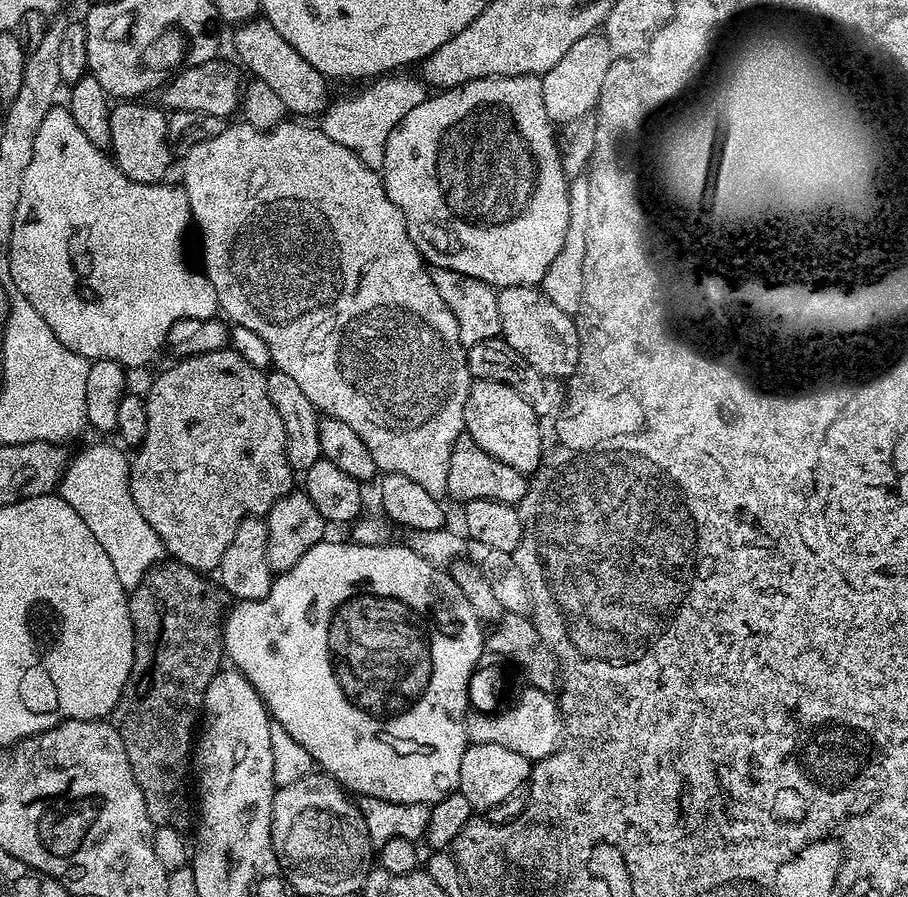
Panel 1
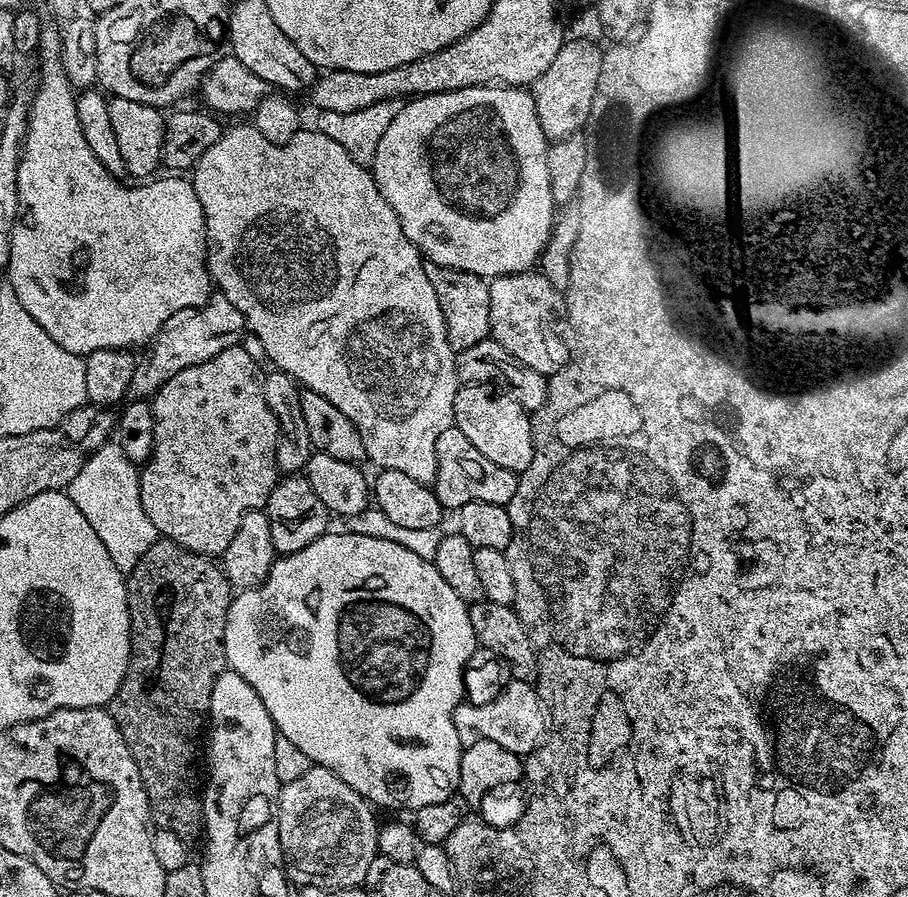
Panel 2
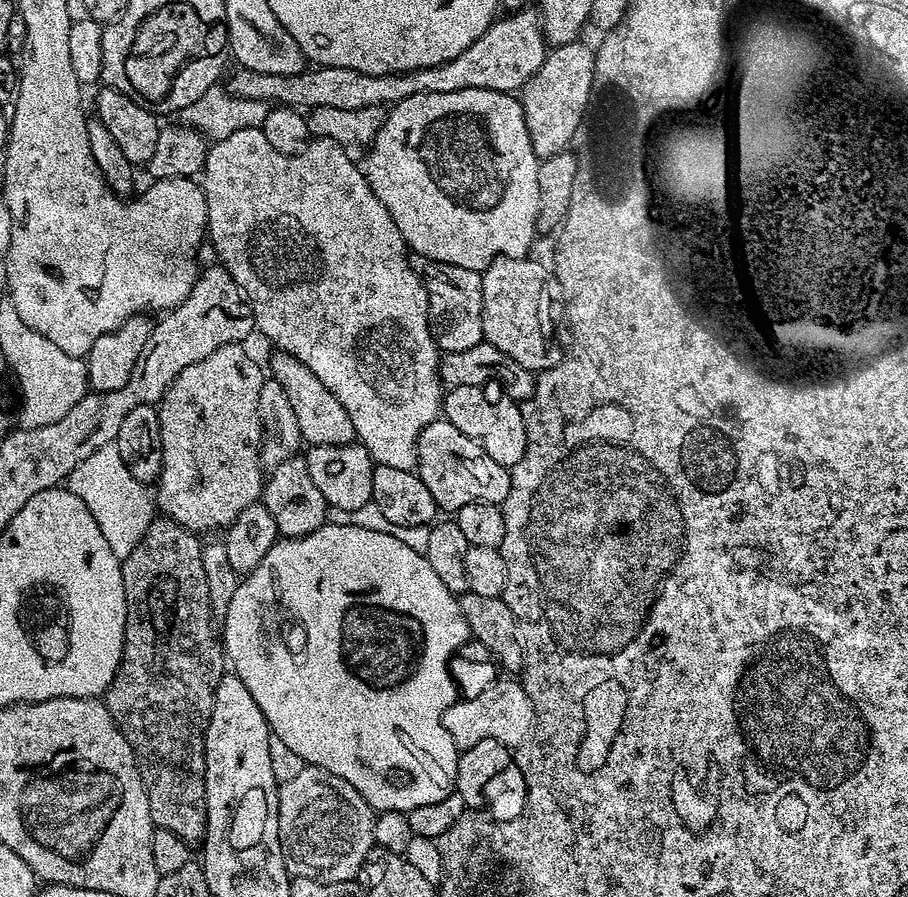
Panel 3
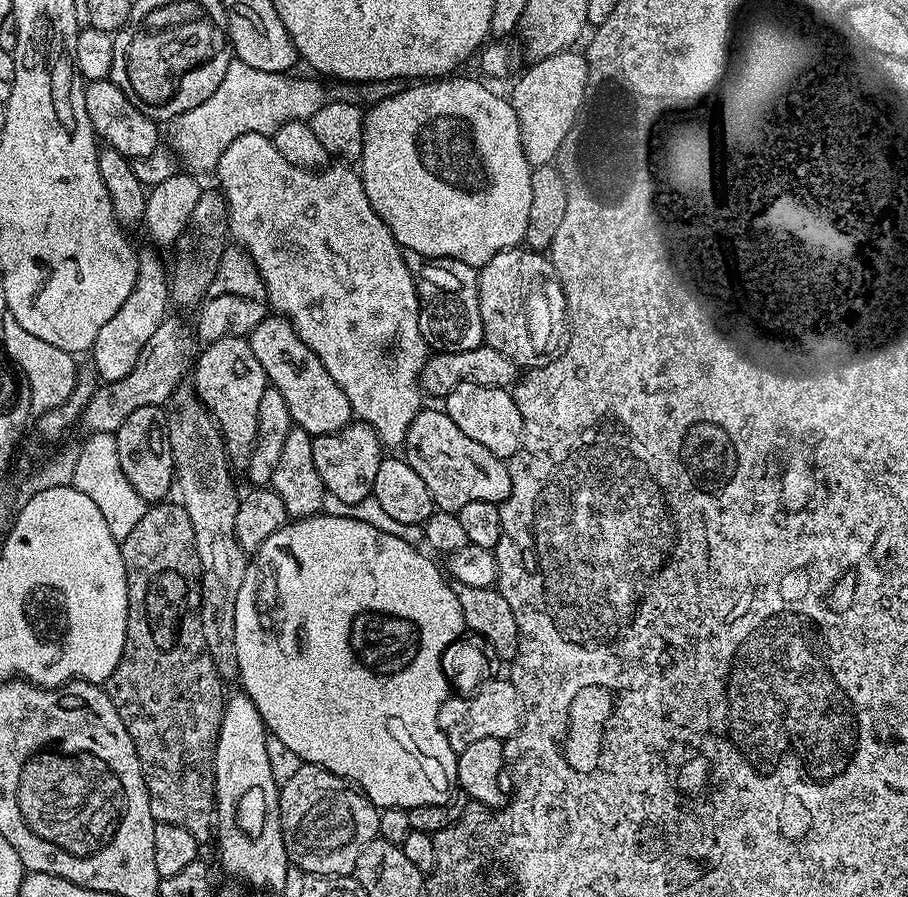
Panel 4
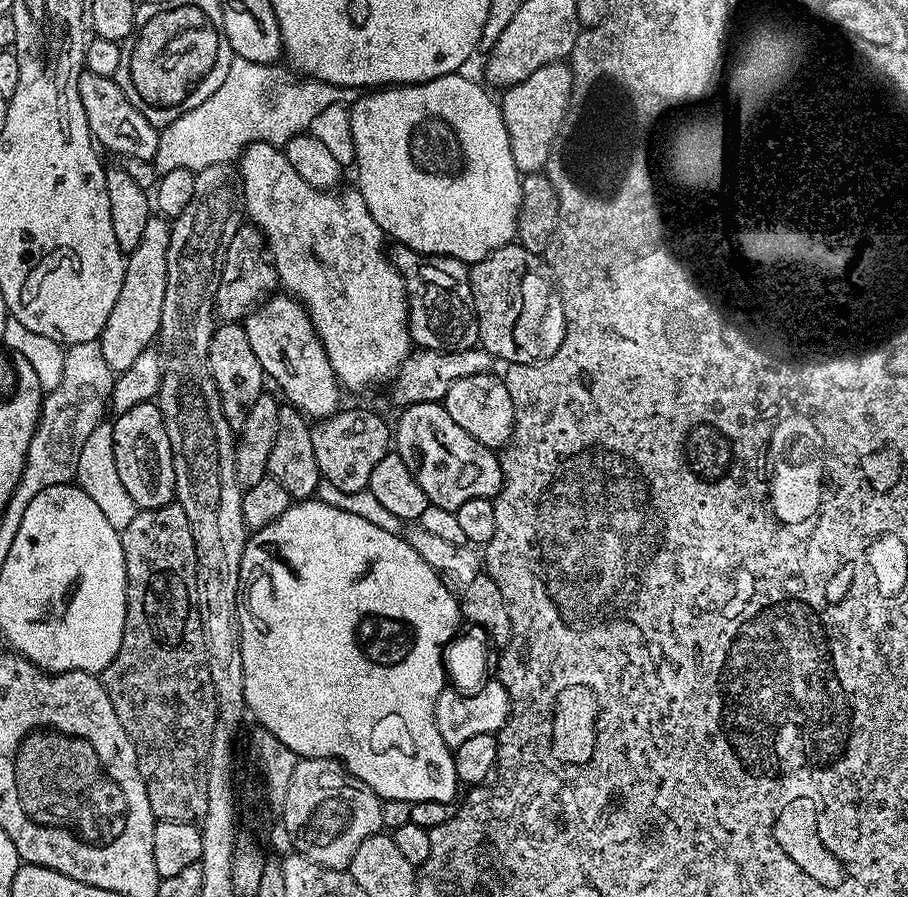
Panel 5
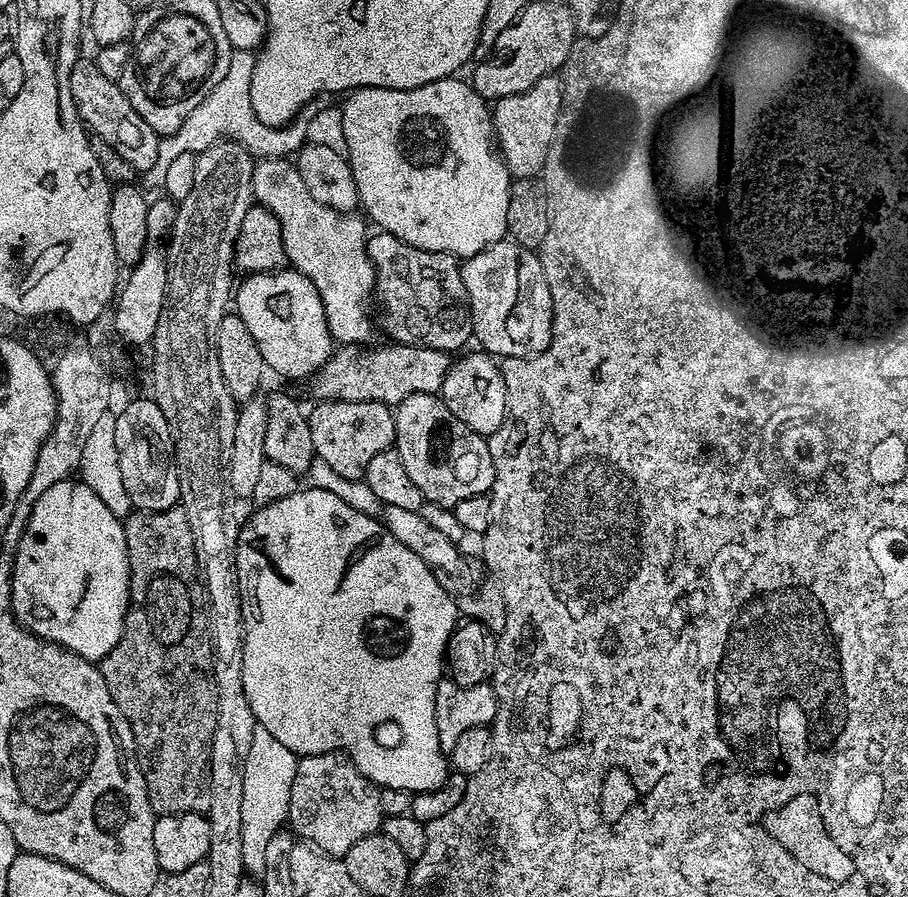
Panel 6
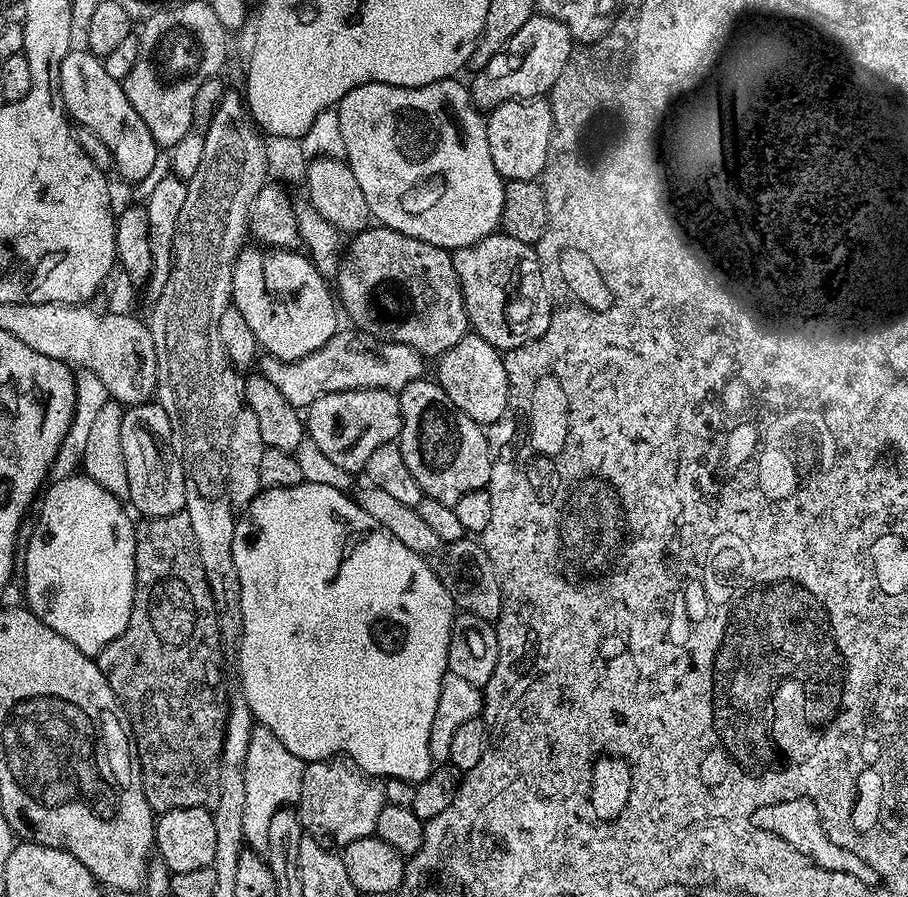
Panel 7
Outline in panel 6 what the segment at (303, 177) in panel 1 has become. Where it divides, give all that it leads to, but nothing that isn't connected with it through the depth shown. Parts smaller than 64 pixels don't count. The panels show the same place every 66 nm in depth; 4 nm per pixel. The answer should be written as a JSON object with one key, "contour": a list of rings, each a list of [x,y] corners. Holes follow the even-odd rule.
{"contour":[[[288,158],[257,159],[252,169],[252,194],[259,207],[269,208],[278,218],[287,263],[310,278],[318,290],[333,341],[340,346],[367,345],[372,324],[374,328],[368,303],[374,300],[376,268],[368,257],[370,232],[364,229],[365,221],[352,212],[322,206],[306,190],[306,182],[302,182],[295,163]]]}

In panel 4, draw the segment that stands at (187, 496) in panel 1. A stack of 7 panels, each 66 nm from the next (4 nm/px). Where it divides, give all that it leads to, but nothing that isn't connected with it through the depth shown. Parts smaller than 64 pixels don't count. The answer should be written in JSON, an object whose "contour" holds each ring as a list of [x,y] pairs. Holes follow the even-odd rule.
{"contour":[[[227,336],[211,341],[200,357],[195,357],[196,373],[192,380],[196,399],[207,408],[209,415],[216,421],[216,427],[224,439],[224,449],[233,465],[247,465],[256,440],[258,428],[258,402],[270,385],[268,376],[262,370],[262,362],[254,358],[254,350],[243,336]]]}

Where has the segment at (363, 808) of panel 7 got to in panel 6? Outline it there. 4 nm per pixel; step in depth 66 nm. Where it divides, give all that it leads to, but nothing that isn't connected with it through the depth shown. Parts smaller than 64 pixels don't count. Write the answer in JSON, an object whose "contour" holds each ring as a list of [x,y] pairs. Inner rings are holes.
{"contour":[[[344,753],[301,756],[296,761],[294,782],[290,786],[286,824],[303,843],[328,856],[343,858],[354,842],[362,842],[362,838],[381,831],[379,797],[380,788],[367,780]]]}

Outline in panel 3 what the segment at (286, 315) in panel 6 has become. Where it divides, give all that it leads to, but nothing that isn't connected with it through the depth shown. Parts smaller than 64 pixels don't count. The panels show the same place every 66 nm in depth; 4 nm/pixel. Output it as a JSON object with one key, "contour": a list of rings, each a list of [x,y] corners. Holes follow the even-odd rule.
{"contour":[[[273,351],[271,375],[278,382],[282,382],[282,388],[286,390],[286,396],[290,398],[290,406],[294,406],[294,414],[298,417],[298,430],[303,443],[311,446],[338,446],[350,444],[356,440],[354,422],[350,422],[350,414],[346,414],[346,406],[334,398],[330,390],[318,380],[298,358],[294,358],[288,352]]]}

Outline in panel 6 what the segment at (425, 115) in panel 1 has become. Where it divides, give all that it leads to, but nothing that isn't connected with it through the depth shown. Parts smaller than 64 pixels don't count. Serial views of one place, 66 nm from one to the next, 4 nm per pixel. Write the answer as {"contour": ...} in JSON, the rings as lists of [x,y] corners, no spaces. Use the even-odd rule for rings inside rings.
{"contour":[[[449,78],[439,80],[426,86],[418,86],[410,90],[394,90],[393,88],[358,88],[347,93],[345,104],[340,108],[342,131],[346,133],[346,153],[348,164],[354,174],[354,182],[358,186],[360,204],[368,211],[367,219],[376,223],[375,227],[382,232],[394,234],[394,238],[402,238],[410,246],[418,246],[431,252],[448,252],[457,258],[467,258],[486,250],[486,246],[497,244],[508,236],[508,211],[510,210],[510,194],[513,177],[499,151],[494,147],[492,131],[492,113],[489,101],[483,100],[467,79]]]}

